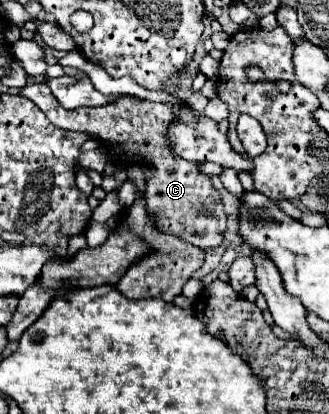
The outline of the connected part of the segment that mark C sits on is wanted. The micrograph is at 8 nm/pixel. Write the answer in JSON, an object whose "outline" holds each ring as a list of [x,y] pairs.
{"outline":[[[26,84],[24,88],[20,88],[20,94],[32,100],[54,126],[64,130],[88,132],[90,136],[102,142],[110,142],[108,148],[112,150],[112,154],[124,152],[124,156],[128,156],[128,158],[114,158],[116,164],[122,166],[152,164],[156,168],[156,174],[146,182],[144,196],[152,218],[162,230],[176,234],[186,242],[204,250],[218,246],[222,242],[222,234],[226,230],[226,214],[218,192],[214,190],[210,178],[202,174],[194,162],[176,156],[176,152],[170,148],[170,142],[164,138],[168,122],[174,120],[176,116],[170,106],[150,102],[138,96],[122,94],[112,104],[66,110],[62,108],[62,104],[58,104],[58,100],[54,100],[54,94],[44,84]]]}

